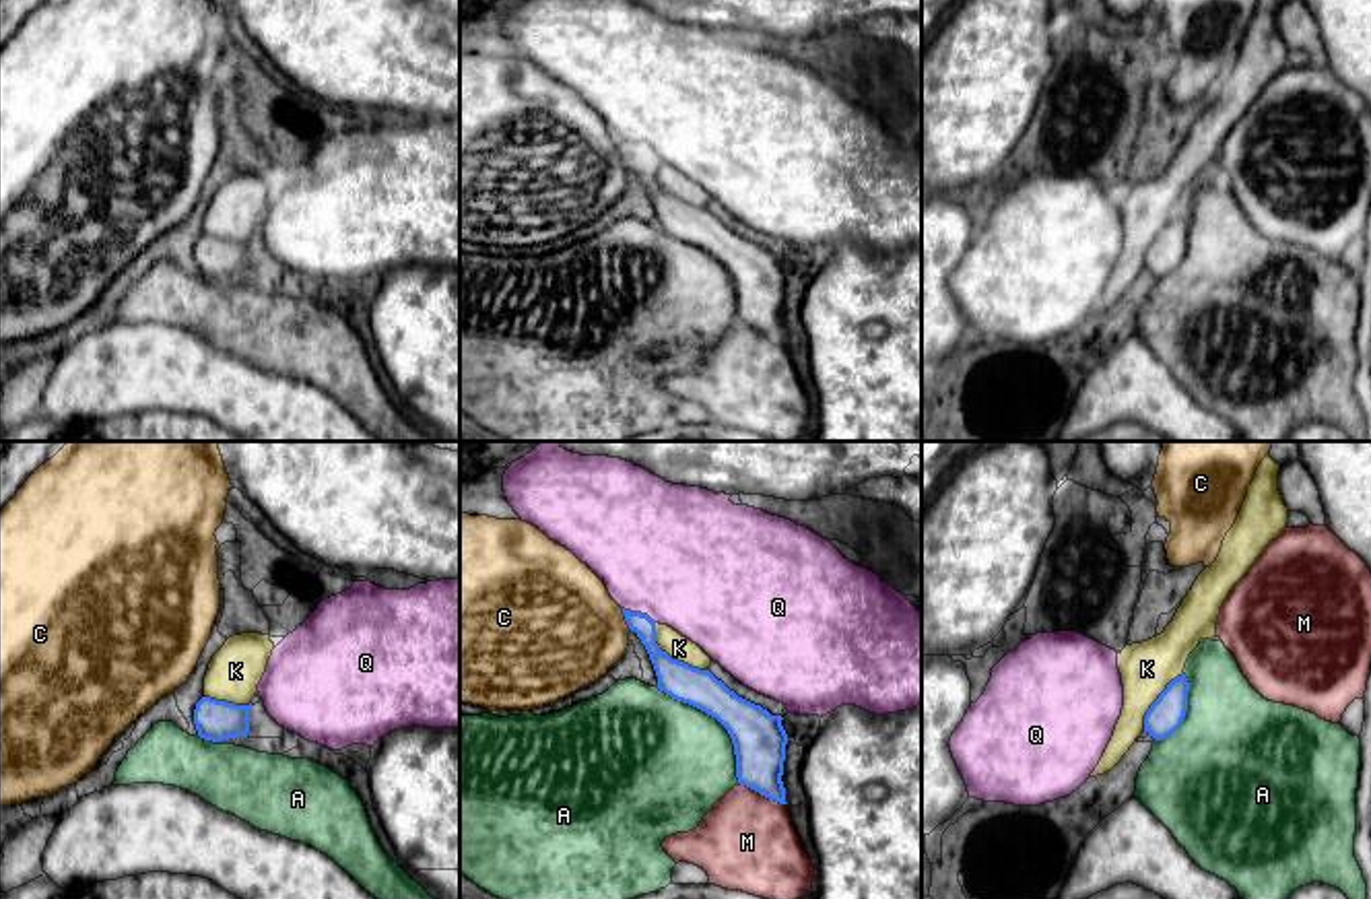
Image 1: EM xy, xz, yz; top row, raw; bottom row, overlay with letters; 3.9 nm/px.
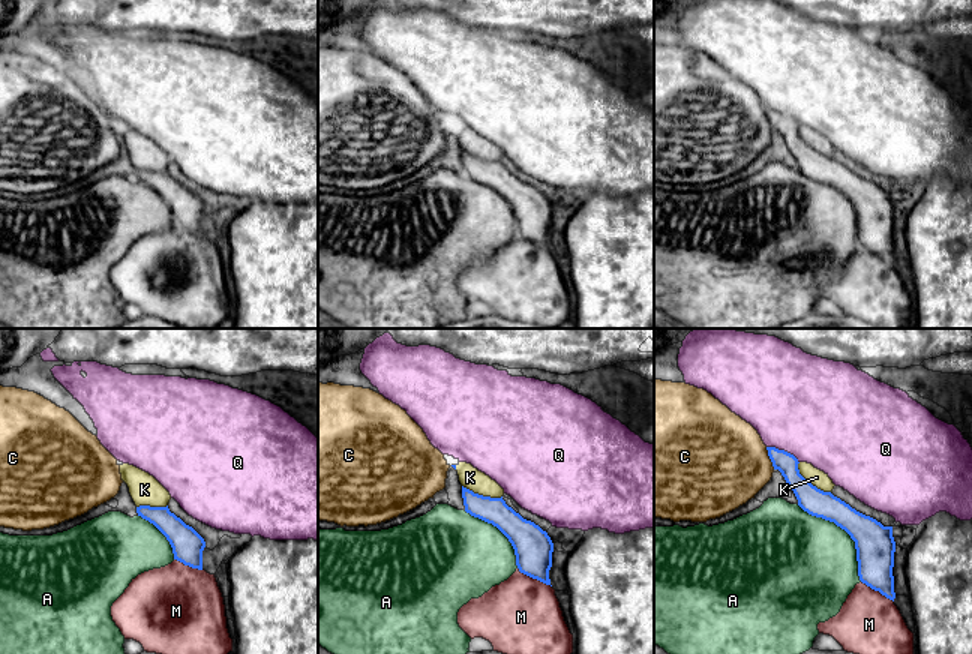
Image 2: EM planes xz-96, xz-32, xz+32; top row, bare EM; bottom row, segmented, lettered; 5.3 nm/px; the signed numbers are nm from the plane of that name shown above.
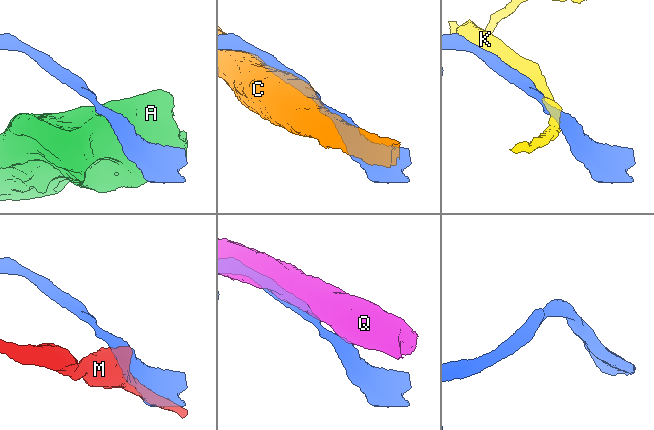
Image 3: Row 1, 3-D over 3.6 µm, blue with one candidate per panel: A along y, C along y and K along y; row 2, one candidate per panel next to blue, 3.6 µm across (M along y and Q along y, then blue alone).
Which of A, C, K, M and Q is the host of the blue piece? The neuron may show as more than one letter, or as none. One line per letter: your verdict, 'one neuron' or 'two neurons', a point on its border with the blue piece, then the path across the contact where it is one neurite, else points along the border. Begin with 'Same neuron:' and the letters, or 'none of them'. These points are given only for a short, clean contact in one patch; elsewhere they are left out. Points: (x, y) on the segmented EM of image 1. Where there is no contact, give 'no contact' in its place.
Same neuron: K
A: two neurons | xz (718, 720)
C: two neurons | xz (625, 619)
K: one neuron | xz (671, 658)
M: two neurons | xz (761, 794)
Q: two neurons | xz (640, 613)

